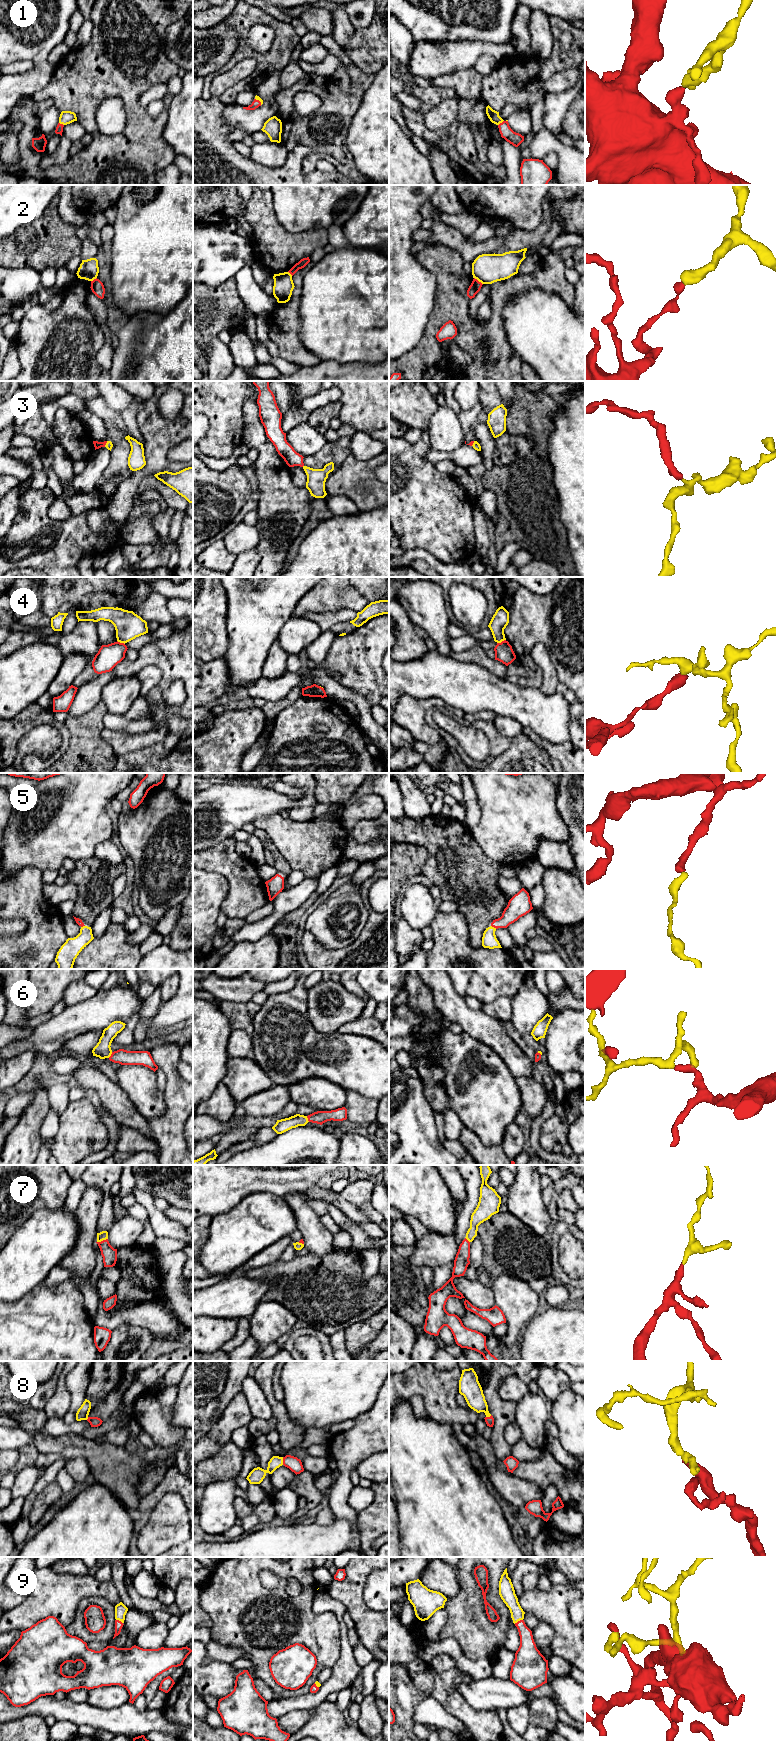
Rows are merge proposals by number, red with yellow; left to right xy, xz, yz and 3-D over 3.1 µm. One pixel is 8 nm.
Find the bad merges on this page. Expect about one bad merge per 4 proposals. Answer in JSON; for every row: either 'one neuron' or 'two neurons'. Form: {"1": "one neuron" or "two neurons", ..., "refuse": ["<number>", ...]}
{"1": "one neuron", "2": "two neurons", "3": "one neuron", "4": "two neurons", "5": "one neuron", "6": "one neuron", "7": "one neuron", "8": "one neuron", "9": "one neuron", "refuse": ["2", "4"]}

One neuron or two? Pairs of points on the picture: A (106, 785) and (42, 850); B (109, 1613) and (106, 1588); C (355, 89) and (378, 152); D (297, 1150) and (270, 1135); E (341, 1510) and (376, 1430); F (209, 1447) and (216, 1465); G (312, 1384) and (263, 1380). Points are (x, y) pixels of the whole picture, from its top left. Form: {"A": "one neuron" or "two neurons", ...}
{"A": "one neuron", "B": "two neurons", "C": "two neurons", "D": "two neurons", "E": "one neuron", "F": "two neurons", "G": "two neurons"}

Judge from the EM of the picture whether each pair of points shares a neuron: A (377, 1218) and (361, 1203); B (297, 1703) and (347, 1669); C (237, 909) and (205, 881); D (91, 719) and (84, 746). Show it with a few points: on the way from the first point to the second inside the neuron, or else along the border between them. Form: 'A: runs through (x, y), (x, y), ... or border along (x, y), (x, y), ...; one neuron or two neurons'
A: runs through (373, 1214), (365, 1206); one neuron
B: runs through (309, 1701), (316, 1699), (335, 1681); one neuron
C: border along (222, 874), (228, 883), (229, 891), (220, 909); two neurons
D: runs through (89, 726), (85, 730), (85, 739); one neuron

